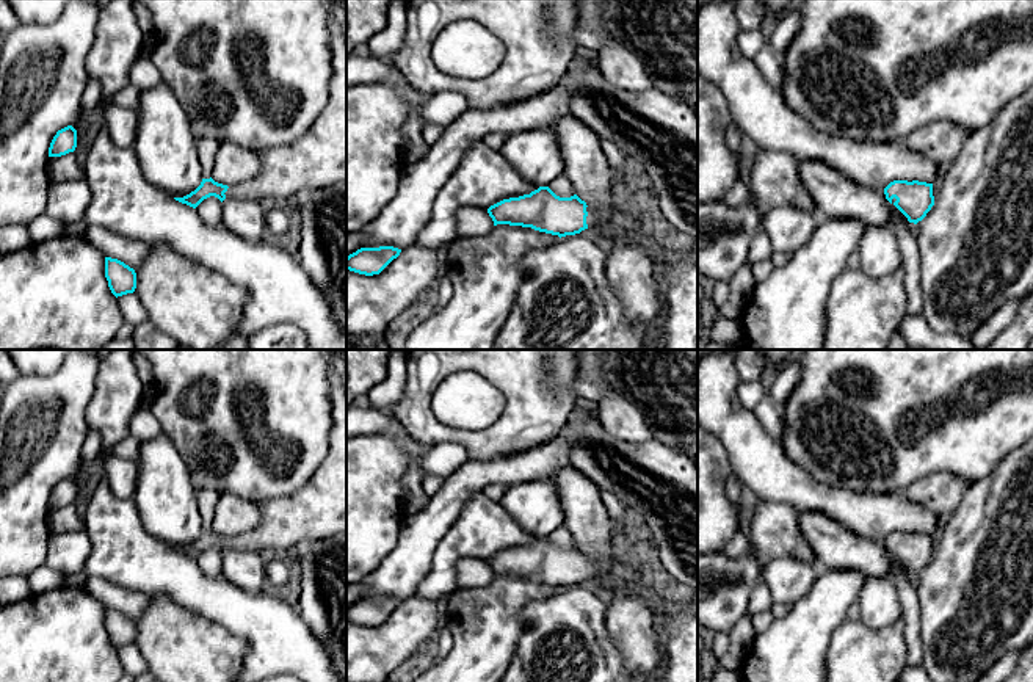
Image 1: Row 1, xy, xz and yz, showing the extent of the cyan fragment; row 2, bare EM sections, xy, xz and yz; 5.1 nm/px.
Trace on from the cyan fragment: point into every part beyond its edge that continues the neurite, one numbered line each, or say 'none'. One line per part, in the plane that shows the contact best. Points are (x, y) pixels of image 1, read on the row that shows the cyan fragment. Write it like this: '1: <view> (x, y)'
1: xz (593, 218)

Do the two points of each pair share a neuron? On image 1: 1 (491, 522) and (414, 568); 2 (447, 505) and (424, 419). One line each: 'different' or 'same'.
1: different
2: different

